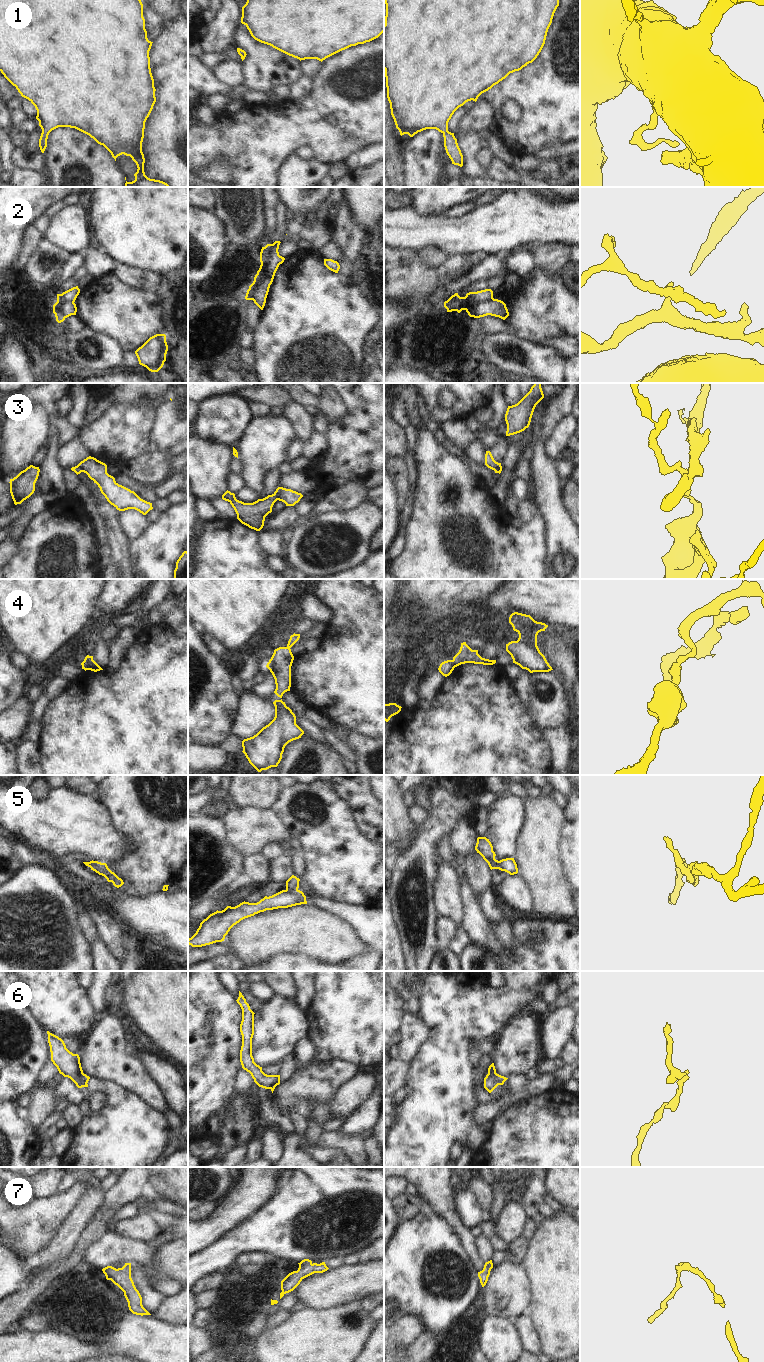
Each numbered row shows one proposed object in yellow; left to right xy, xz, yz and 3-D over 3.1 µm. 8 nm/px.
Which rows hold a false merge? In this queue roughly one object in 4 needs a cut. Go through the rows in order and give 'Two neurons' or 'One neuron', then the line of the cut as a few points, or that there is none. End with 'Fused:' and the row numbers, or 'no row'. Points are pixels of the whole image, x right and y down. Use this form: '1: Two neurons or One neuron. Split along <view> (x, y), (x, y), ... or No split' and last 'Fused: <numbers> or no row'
1: One neuron. No split
2: Two neurons. Split along yz (493, 298), (484, 302), (474, 302), (465, 309)
3: Two neurons. Split along xy (77, 465), (82, 471)
4: Two neurons. Split along xy (93, 660), (86, 669)
5: Two neurons. Split along xz (286, 889), (297, 890)
6: Two neurons. Split along yz (495, 1073), (495, 1079), (499, 1084)
7: One neuron. No split
Fused: 2, 3, 4, 5, 6.

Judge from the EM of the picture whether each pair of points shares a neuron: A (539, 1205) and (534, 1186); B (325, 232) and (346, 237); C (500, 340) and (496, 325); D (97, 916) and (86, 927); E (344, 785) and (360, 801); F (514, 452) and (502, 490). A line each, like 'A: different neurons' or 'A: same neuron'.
A: same neuron
B: different neurons
C: different neurons
D: different neurons
E: same neuron
F: same neuron

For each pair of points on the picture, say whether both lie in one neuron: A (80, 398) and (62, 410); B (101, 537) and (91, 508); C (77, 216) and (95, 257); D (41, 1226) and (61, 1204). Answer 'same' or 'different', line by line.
A: different
B: same
C: different
D: same

